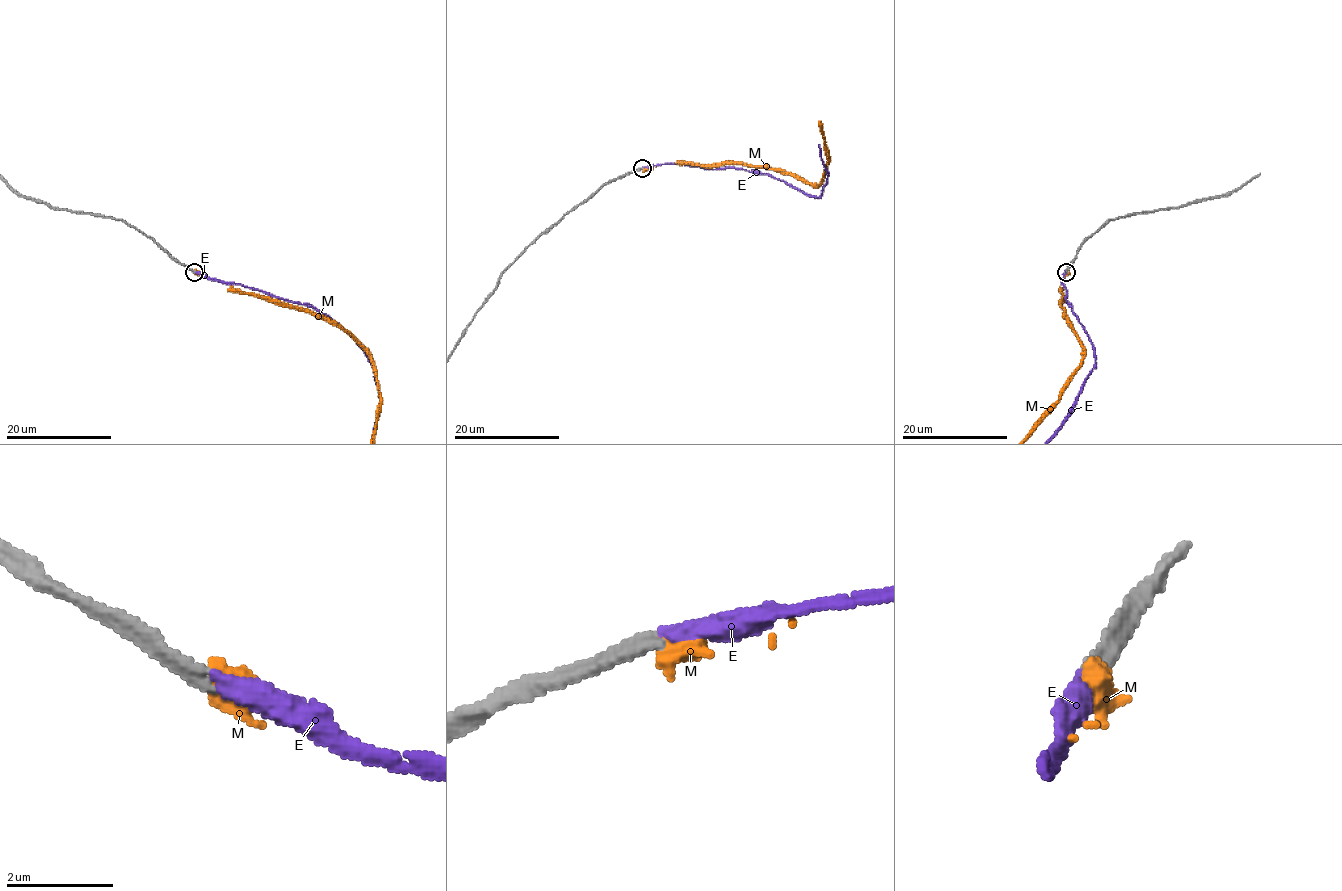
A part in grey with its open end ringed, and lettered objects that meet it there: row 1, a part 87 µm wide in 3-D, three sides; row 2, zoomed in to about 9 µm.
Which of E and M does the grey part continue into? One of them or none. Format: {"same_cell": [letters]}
{"same_cell": ["E"]}

